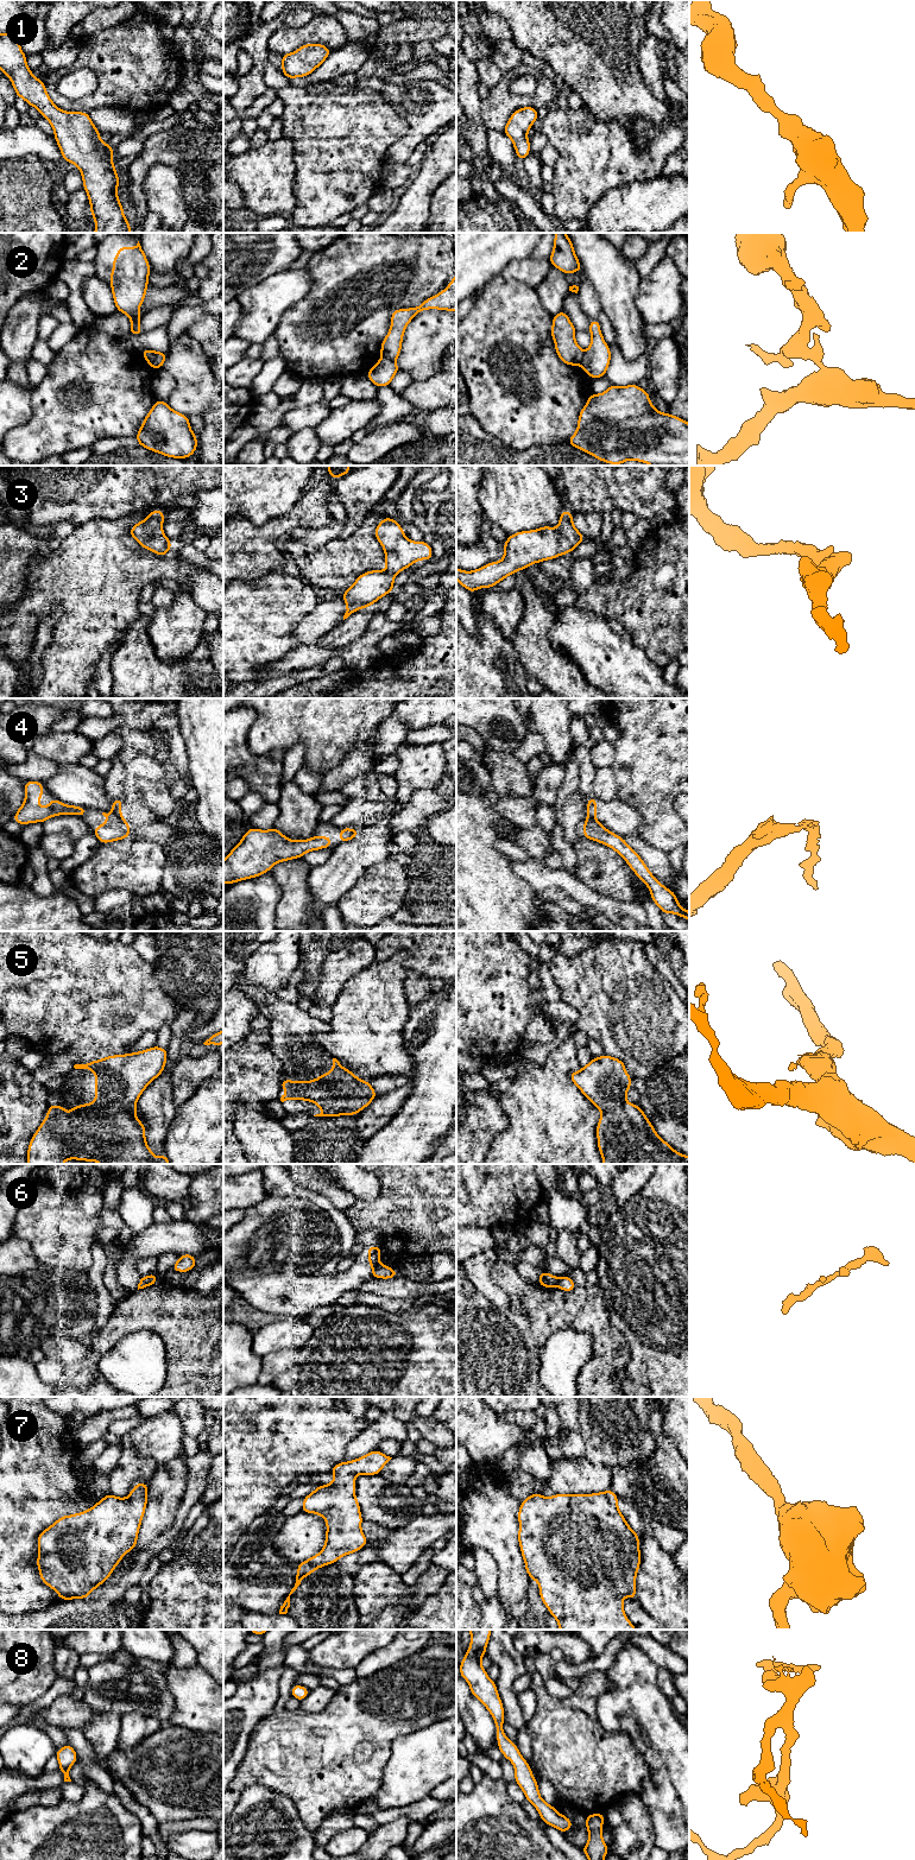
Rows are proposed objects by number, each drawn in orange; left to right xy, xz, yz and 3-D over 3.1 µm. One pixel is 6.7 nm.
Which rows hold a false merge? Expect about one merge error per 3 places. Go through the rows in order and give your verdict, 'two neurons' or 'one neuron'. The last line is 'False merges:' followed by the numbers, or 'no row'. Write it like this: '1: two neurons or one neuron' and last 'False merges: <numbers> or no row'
1: one neuron
2: two neurons
3: one neuron
4: two neurons
5: two neurons
6: two neurons
7: one neuron
8: one neuron
False merges: 2, 4, 5, 6

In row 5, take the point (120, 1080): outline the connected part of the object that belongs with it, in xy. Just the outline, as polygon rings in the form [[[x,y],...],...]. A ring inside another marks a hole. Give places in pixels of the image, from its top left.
[[[158,1045],[139,1052],[113,1055],[75,1069],[95,1071],[95,1100],[70,1108],[70,1112],[115,1112],[119,1107],[137,1107],[149,1083],[164,1070],[166,1049]]]

